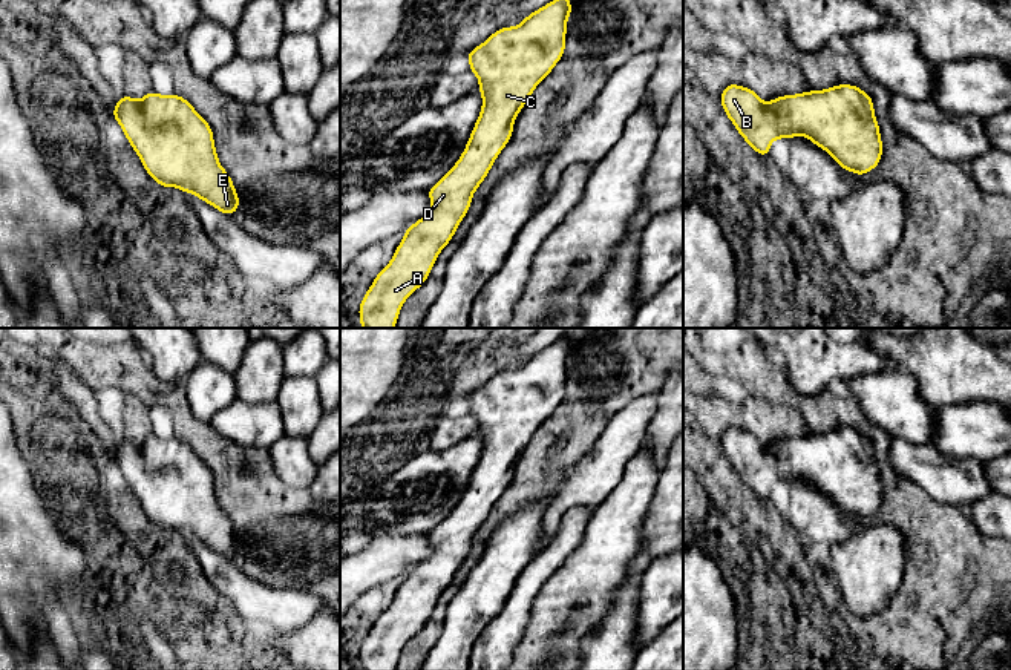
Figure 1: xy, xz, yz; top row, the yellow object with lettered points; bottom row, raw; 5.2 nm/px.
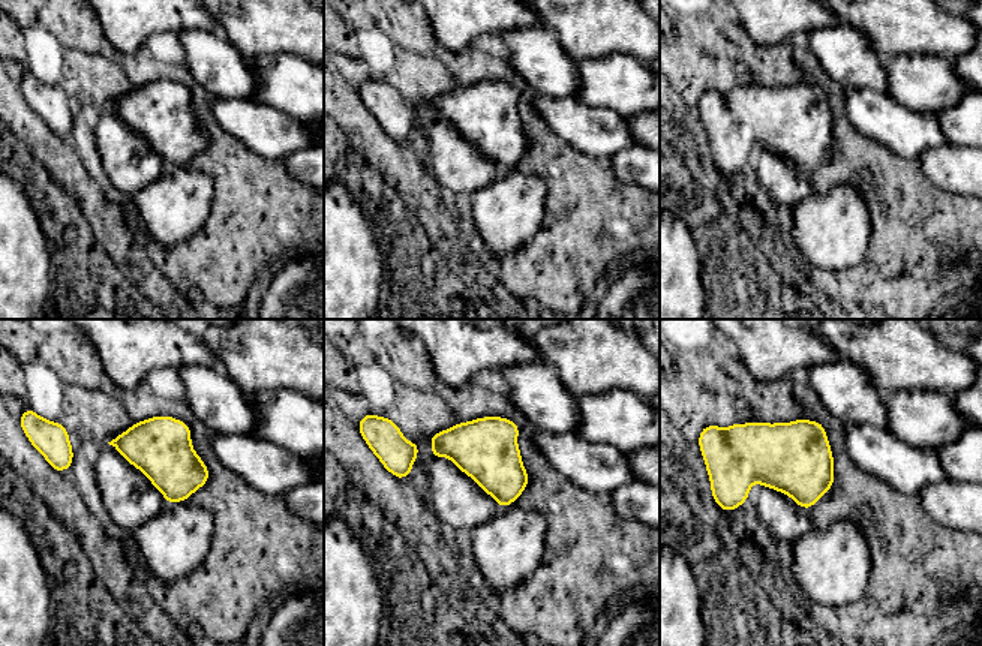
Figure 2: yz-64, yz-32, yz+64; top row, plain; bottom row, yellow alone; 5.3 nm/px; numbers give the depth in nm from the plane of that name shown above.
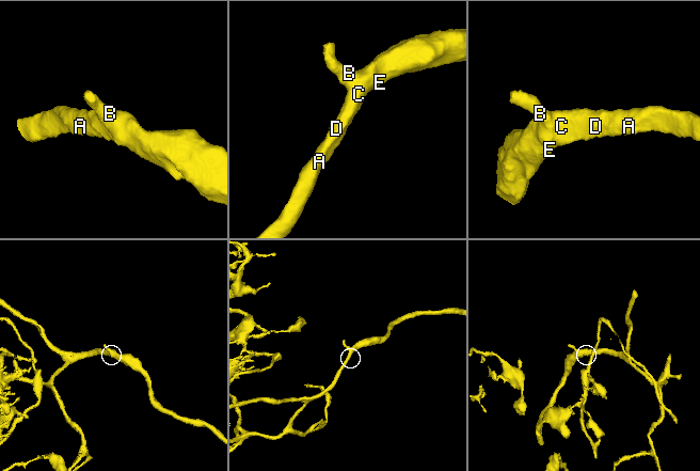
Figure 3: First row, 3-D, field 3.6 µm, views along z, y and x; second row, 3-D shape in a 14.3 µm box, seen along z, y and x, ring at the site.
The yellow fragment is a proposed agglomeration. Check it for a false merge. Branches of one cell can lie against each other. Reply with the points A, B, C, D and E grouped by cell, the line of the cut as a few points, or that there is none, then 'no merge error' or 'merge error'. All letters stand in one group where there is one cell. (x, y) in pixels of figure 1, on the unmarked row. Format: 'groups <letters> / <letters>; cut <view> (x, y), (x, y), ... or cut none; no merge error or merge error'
groups A B C D E; cut none; no merge error

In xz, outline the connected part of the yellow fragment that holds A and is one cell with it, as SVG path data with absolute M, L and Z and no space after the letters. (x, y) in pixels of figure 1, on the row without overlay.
M562 337L525 359L518 369L499 371L483 388L467 396L469 414L479 423L481 457L463 498L429 534L430 555L404 573L391 606L375 619L358 650L362 670L395 670L404 644L427 622L440 595L450 586L470 552L472 540L489 518L492 507L512 483L513 466L536 429L553 414L565 396L567 362L571 343Z

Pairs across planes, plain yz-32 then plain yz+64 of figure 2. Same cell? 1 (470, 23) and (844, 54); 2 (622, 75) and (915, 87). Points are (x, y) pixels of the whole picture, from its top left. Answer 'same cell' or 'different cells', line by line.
1: different cells
2: same cell

